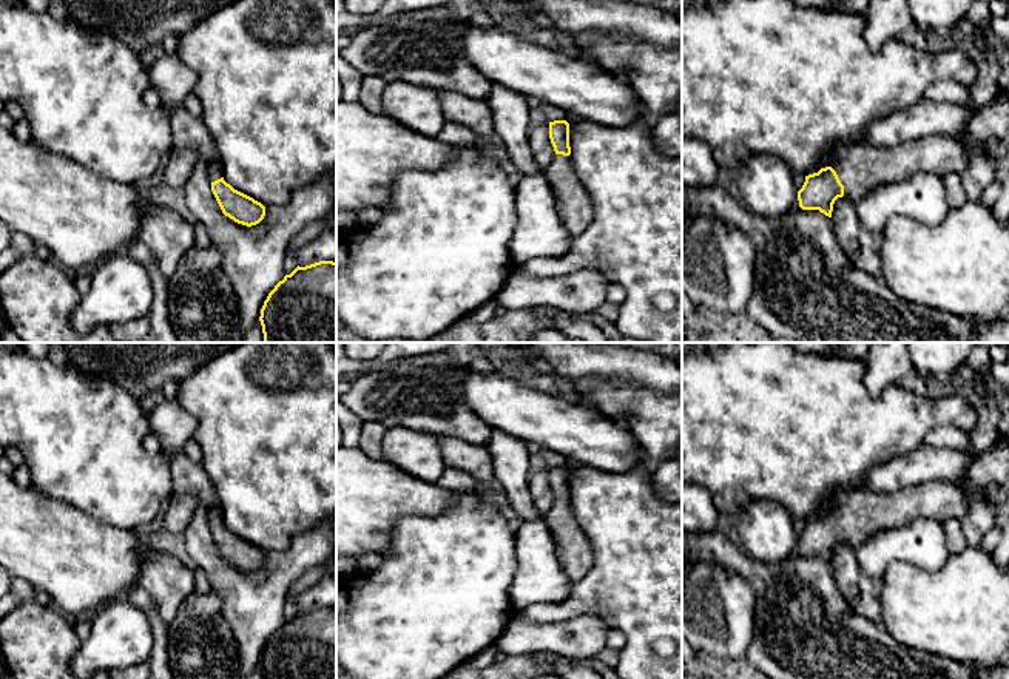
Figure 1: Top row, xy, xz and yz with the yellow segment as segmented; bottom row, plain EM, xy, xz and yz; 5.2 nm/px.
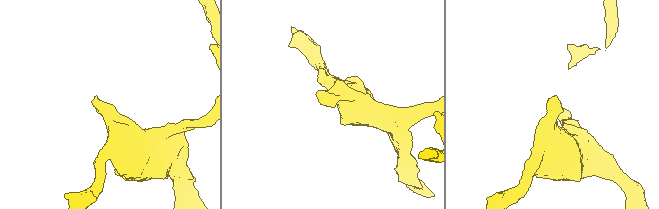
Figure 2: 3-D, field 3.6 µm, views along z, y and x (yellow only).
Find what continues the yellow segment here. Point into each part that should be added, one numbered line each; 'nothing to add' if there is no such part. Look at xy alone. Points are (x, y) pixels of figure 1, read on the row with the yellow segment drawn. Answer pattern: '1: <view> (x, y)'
1: xy (215, 170)

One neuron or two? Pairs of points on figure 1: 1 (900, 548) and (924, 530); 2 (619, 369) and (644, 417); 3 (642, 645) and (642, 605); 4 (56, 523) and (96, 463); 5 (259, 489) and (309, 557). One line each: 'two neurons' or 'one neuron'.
1: one neuron
2: two neurons
3: one neuron
4: two neurons
5: two neurons

